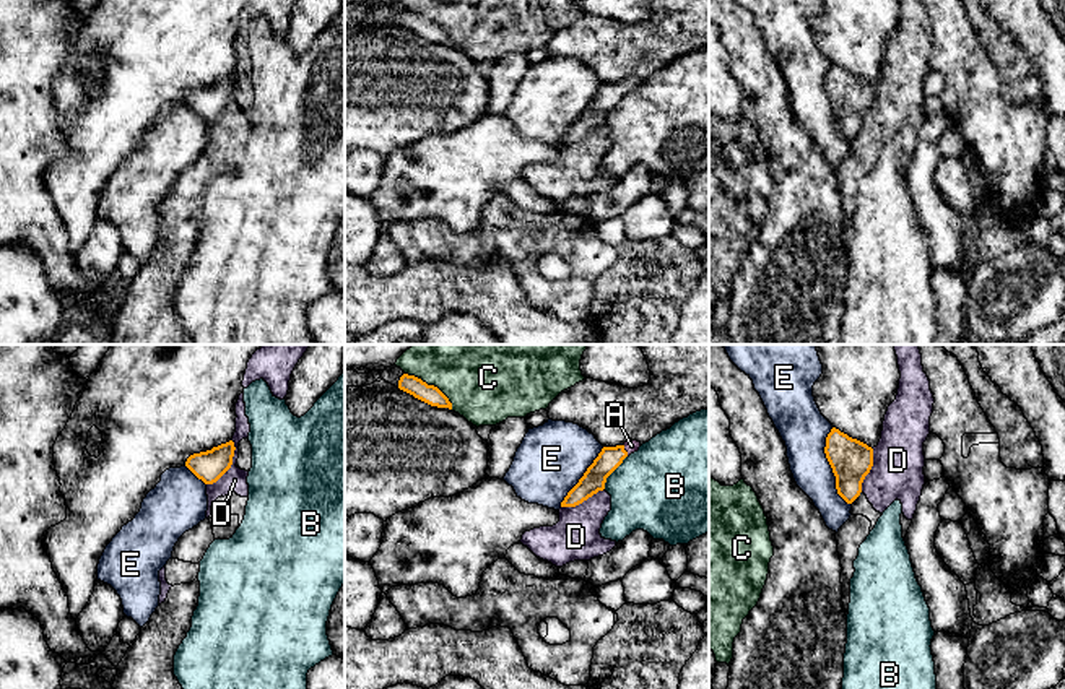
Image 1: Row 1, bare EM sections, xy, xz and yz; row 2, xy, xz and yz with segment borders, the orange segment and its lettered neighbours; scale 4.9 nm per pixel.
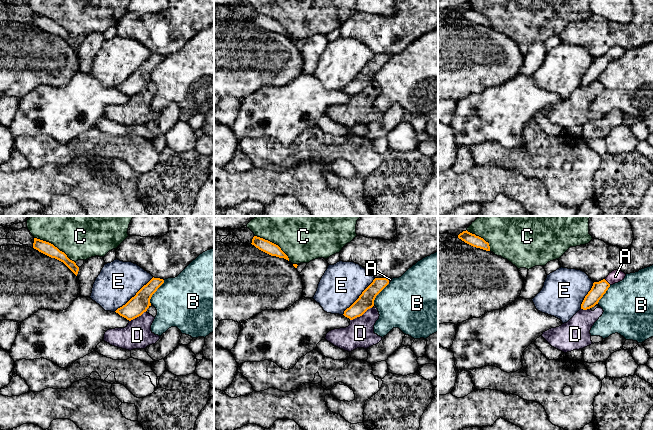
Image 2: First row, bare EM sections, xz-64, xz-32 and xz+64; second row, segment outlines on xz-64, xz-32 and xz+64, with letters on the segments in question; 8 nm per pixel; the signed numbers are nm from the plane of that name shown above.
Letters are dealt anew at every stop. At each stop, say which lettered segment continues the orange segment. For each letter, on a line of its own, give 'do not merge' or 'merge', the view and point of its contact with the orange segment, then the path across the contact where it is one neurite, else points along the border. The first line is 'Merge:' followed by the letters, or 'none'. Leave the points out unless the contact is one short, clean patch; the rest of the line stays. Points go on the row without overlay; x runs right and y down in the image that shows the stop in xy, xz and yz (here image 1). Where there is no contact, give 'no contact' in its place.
Merge: A
A: merge; meets orange in xz at (625, 86); runs through xz (594, 116), (625, 86), (631, 82)
B: do not merge; meets orange in xz at (613, 106)
C: do not merge; meets orange in xz at (431, 21)
D: do not merge; meets orange in xy at (231, 99); border along xy (231, 75), (234, 83), (233, 99), (215, 117), (207, 121)
E: do not merge; meets orange in yz at (831, 103)

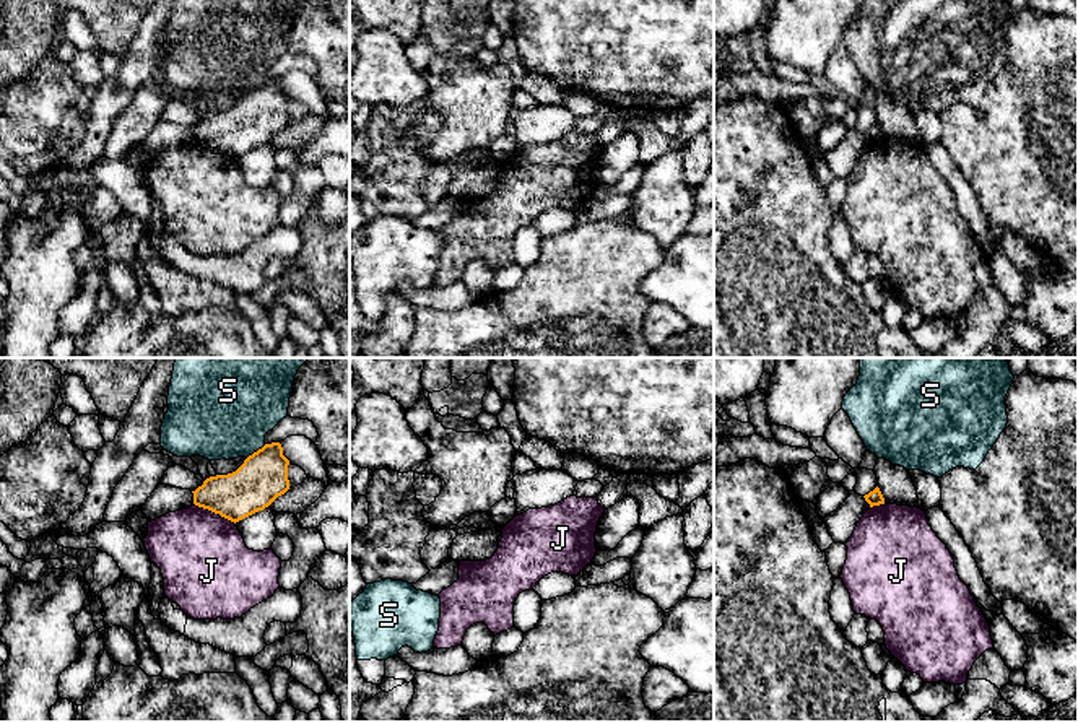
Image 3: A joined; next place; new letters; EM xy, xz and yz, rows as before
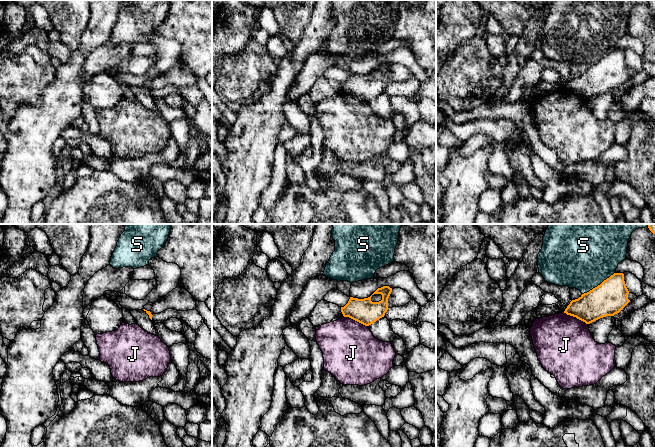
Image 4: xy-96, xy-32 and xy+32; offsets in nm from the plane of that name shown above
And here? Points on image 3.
Merge: none
J: do not merge; meets orange in xy at (215, 148); border along xy (194, 139), (218, 148), (234, 160)
S: do not merge; meets orange in xy at (257, 86)

